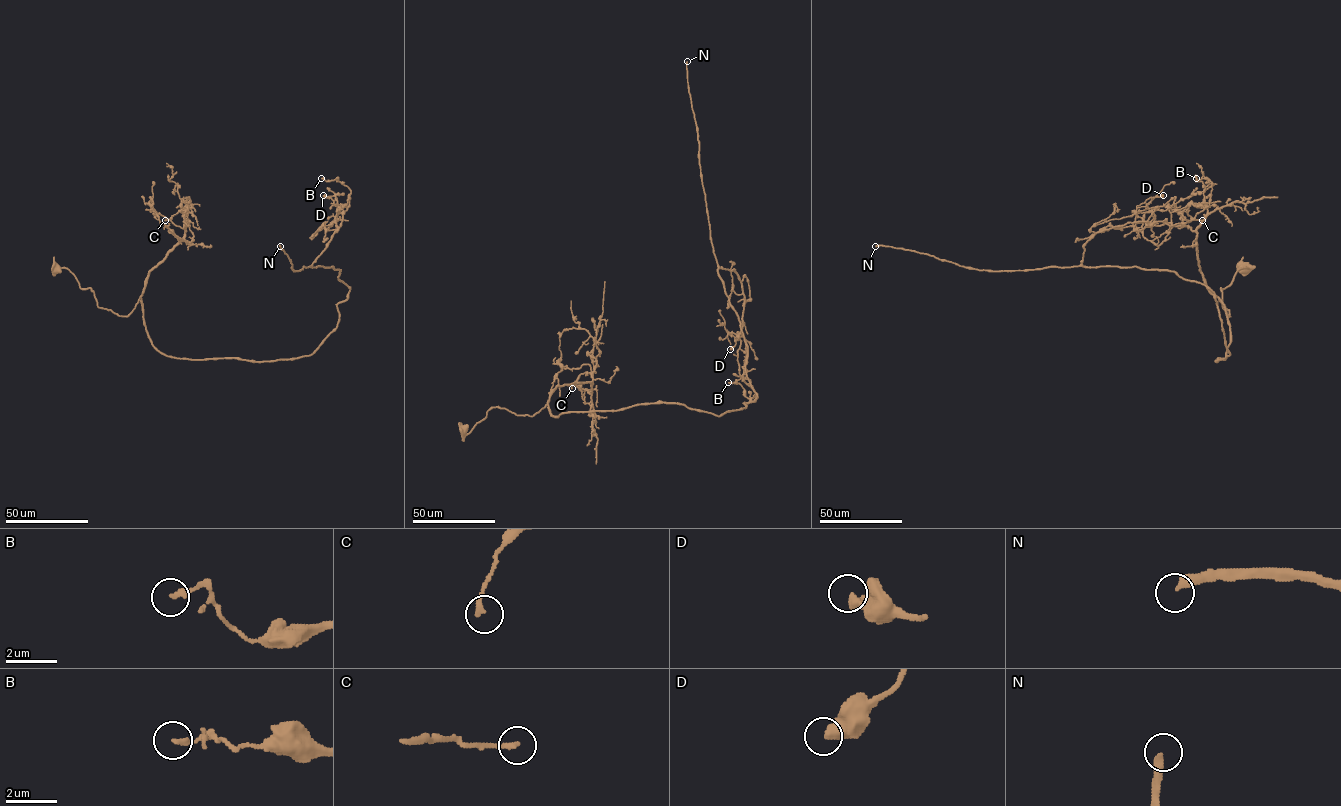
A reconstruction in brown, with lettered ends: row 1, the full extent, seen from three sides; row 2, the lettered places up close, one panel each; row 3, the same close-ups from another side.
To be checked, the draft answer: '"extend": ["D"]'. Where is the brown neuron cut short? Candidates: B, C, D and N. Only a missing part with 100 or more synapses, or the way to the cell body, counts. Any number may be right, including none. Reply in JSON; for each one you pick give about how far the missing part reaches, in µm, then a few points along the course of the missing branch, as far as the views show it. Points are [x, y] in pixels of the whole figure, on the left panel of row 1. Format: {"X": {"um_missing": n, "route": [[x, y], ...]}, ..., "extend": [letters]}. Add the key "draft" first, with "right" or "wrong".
{"draft": "wrong", "N": {"um_missing": 350, "route": [[280, 246], [261, 142], [275, 132], [315, 123], [305, 104], [313, 66], [329, 51], [331, 17], [350, 7]]}, "extend": ["N"]}

